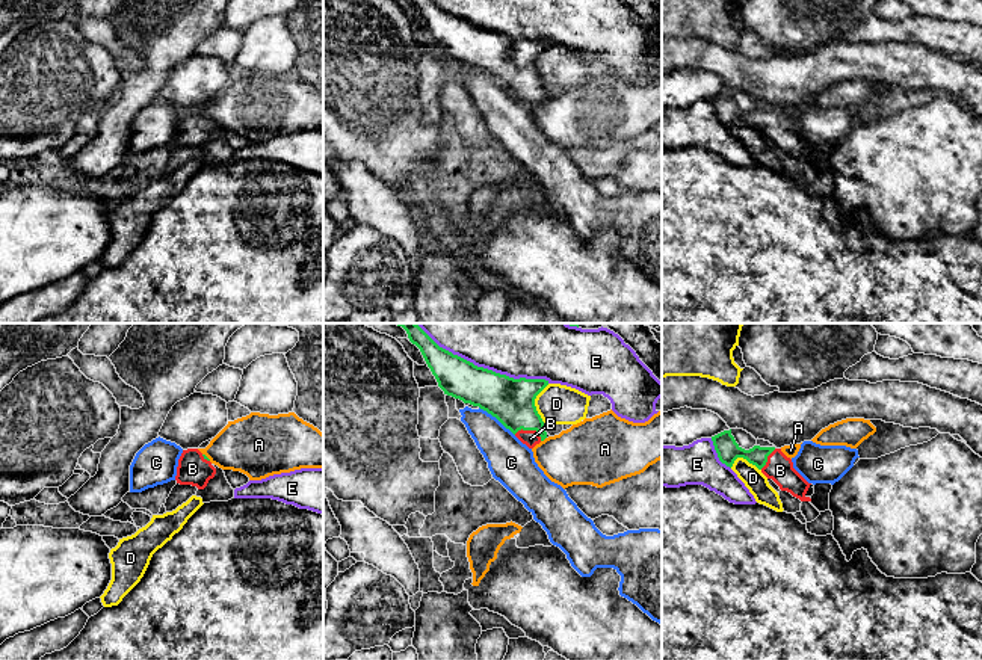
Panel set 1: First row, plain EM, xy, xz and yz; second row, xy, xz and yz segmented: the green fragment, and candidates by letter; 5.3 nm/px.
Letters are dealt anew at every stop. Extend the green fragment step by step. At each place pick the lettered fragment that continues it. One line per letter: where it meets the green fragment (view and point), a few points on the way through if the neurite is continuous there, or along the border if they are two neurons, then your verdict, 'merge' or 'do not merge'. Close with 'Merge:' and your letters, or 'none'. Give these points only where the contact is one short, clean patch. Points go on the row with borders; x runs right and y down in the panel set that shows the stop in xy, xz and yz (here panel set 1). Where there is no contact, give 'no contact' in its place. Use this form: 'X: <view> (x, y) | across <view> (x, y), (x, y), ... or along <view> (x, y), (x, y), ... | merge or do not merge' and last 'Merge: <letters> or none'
A: xz (543, 440) | along xz (546, 437), (541, 441) | do not merge
B: xz (529, 429) | across xz (511, 400), (529, 429), (531, 438) | merge
C: xz (497, 419) | do not merge
D: xz (534, 404) | do not merge
E: xz (482, 367) | do not merge
Merge: B

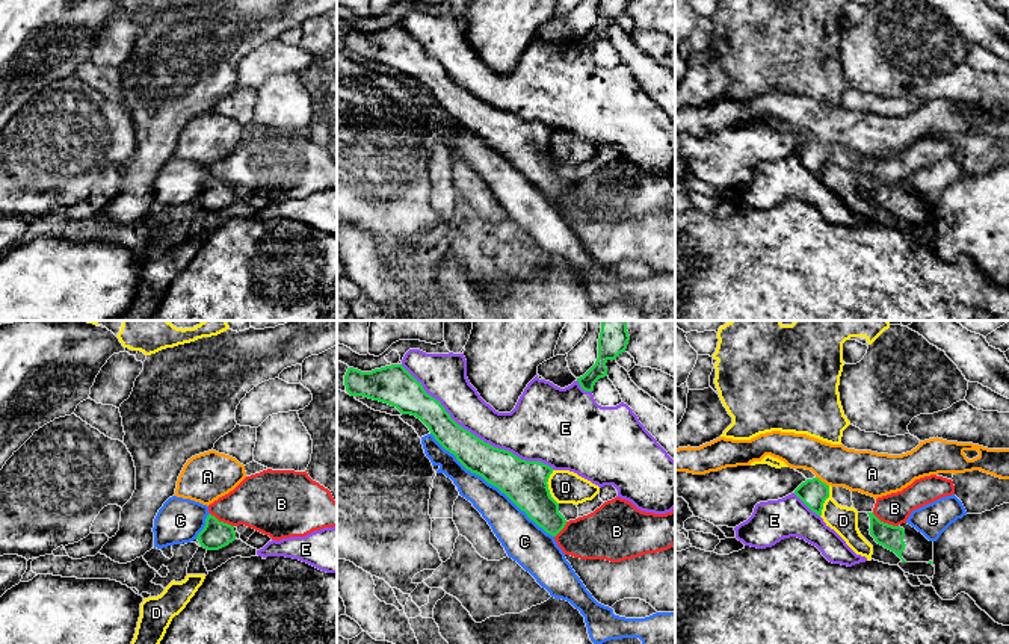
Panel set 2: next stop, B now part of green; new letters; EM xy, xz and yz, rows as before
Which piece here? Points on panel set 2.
A: yz (820, 481) | do not merge
B: yz (885, 523) | along yz (872, 513), (881, 520), (897, 526) | do not merge
C: xz (491, 484) | do not merge
D: xz (547, 487) | do not merge
E: xz (473, 434) | do not merge
Merge: none

